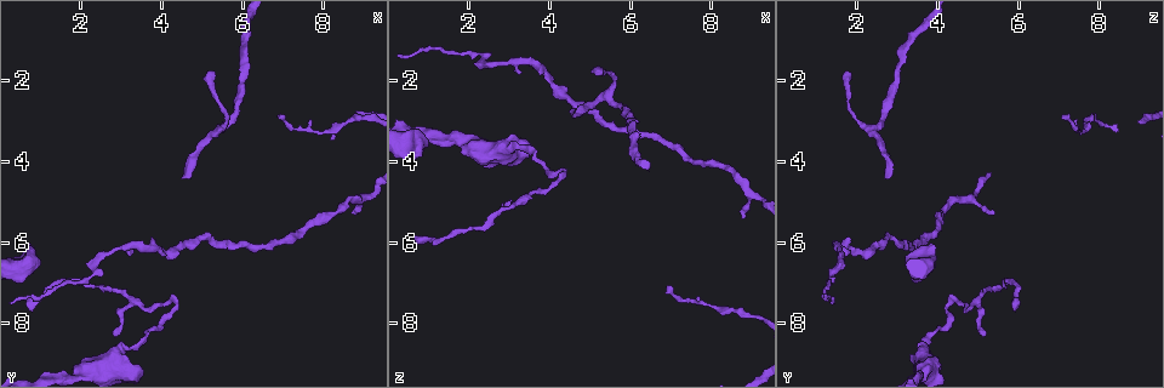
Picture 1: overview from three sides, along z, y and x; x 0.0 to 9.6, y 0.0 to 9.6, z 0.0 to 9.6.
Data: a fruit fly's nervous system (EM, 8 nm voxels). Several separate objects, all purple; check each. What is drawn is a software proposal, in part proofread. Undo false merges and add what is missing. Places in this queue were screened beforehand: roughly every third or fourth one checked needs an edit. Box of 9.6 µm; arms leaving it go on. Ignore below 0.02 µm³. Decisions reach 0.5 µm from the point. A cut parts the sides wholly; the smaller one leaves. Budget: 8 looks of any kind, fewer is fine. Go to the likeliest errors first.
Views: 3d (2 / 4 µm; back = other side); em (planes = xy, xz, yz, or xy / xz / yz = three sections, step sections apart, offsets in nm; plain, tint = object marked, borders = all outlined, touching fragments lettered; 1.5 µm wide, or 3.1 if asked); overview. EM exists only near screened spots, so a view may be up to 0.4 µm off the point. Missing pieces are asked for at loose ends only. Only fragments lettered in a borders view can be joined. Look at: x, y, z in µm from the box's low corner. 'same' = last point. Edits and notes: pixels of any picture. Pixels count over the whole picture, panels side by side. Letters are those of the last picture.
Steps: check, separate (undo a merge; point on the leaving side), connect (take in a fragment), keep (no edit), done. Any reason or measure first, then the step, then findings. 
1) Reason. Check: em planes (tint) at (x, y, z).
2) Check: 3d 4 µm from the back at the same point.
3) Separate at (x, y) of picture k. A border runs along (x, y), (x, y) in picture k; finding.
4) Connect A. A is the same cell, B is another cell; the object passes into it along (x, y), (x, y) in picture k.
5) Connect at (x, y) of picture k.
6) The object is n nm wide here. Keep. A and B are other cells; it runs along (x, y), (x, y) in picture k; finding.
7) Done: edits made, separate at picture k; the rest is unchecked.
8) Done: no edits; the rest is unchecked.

An open end. Check: 3d 2 µm at (4.50, 4.40, 2.75).

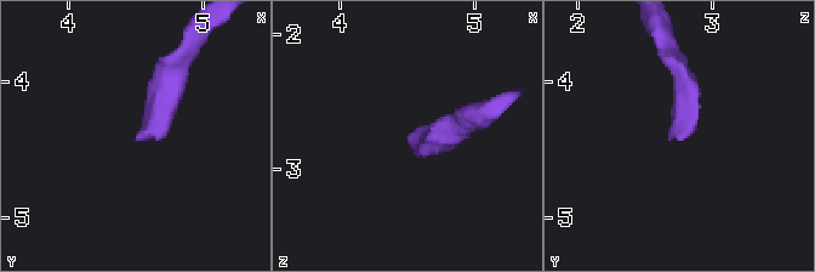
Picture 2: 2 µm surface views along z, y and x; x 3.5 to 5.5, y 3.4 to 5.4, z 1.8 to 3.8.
Now the EM. Check: em planes (borders) at (4.54, 4.40, 2.72).

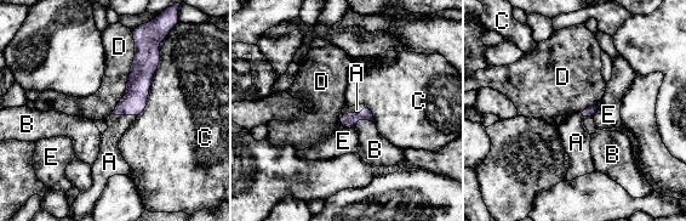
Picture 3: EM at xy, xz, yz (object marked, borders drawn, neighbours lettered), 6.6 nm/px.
Connect A. A is the same cell, B, C, D and E are other cells; the object passes into it along (348, 120), (354, 113), (356, 109) in picture 3; it goes on there.

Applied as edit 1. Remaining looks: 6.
Check: overview.

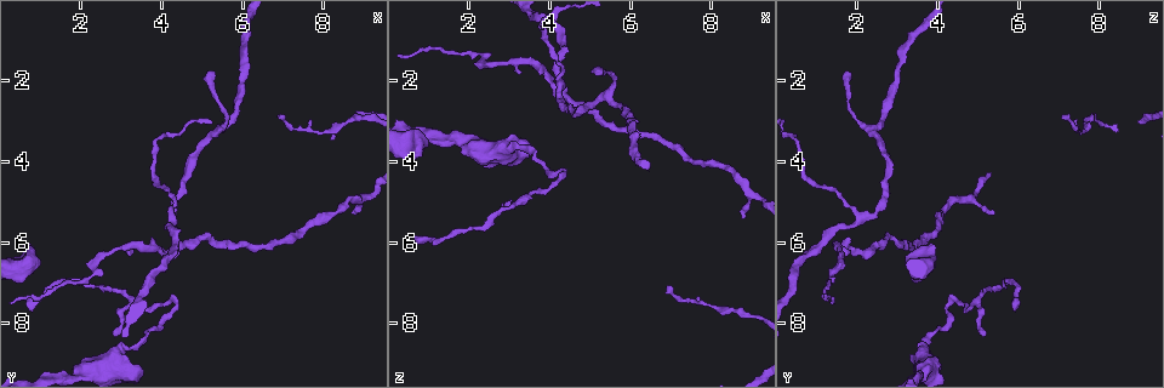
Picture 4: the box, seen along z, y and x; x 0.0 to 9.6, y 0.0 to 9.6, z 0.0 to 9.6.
Thick end. Check: em xz step 4 (borders) at (0.80, 6.15, 3.85).

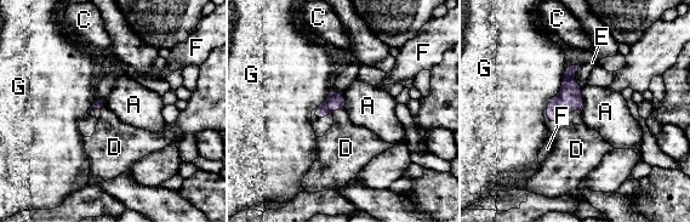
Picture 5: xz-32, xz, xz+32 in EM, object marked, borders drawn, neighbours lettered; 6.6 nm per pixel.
Check: em planes (borders) at the same point.

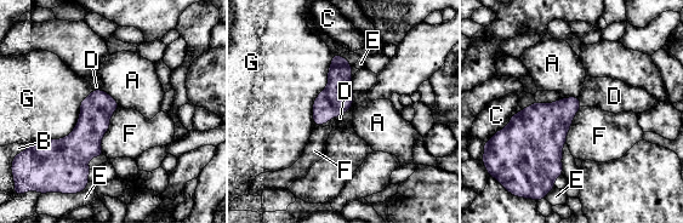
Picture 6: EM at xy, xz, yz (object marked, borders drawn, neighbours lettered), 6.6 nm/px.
Connect D. D is the same cell, A, B, C, E, F and G are other cells; the cell continues.

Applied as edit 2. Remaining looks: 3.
Redraw. Check: overview.

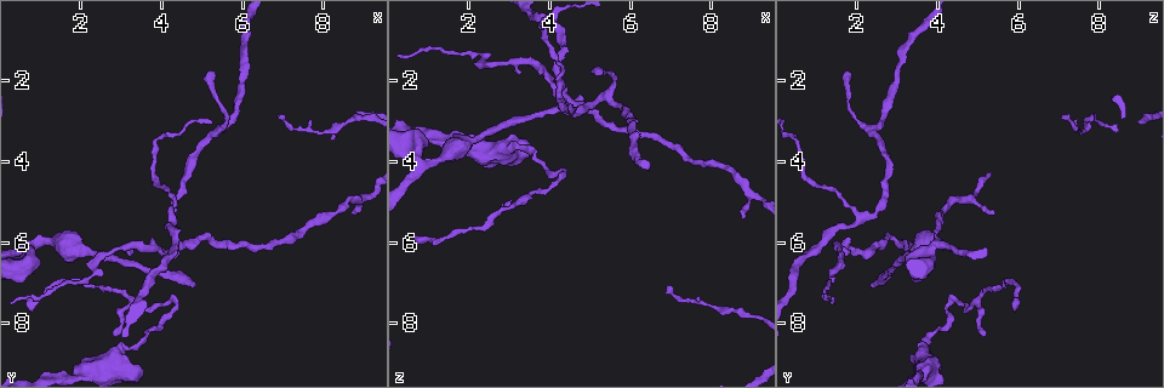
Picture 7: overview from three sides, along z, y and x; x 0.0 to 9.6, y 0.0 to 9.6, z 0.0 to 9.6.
Long arm stops here. Check: em planes (tint) at (0.65, 7.50, 5.85).

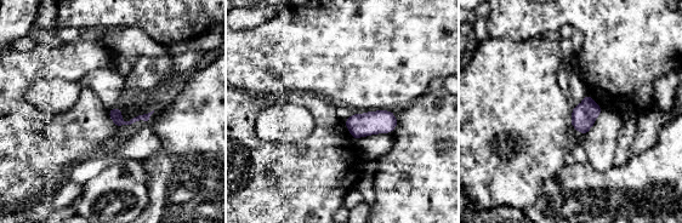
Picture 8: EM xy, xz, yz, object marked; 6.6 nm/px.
See the neighbours. Check: em planes (borders) at the same point.

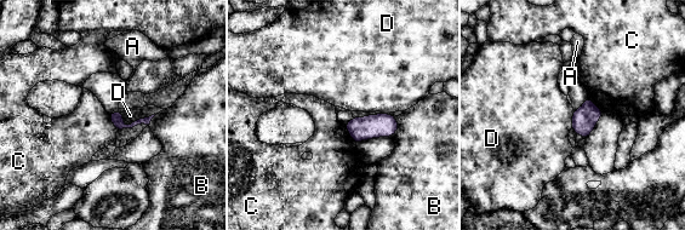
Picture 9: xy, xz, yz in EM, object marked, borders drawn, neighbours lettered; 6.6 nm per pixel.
Keep. A, B, C and D are other cells; no lettered fragment goes on from it.

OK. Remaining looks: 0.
Done: edits made, connect at picture 3, connect at picture 6; the rest is unchecked.

